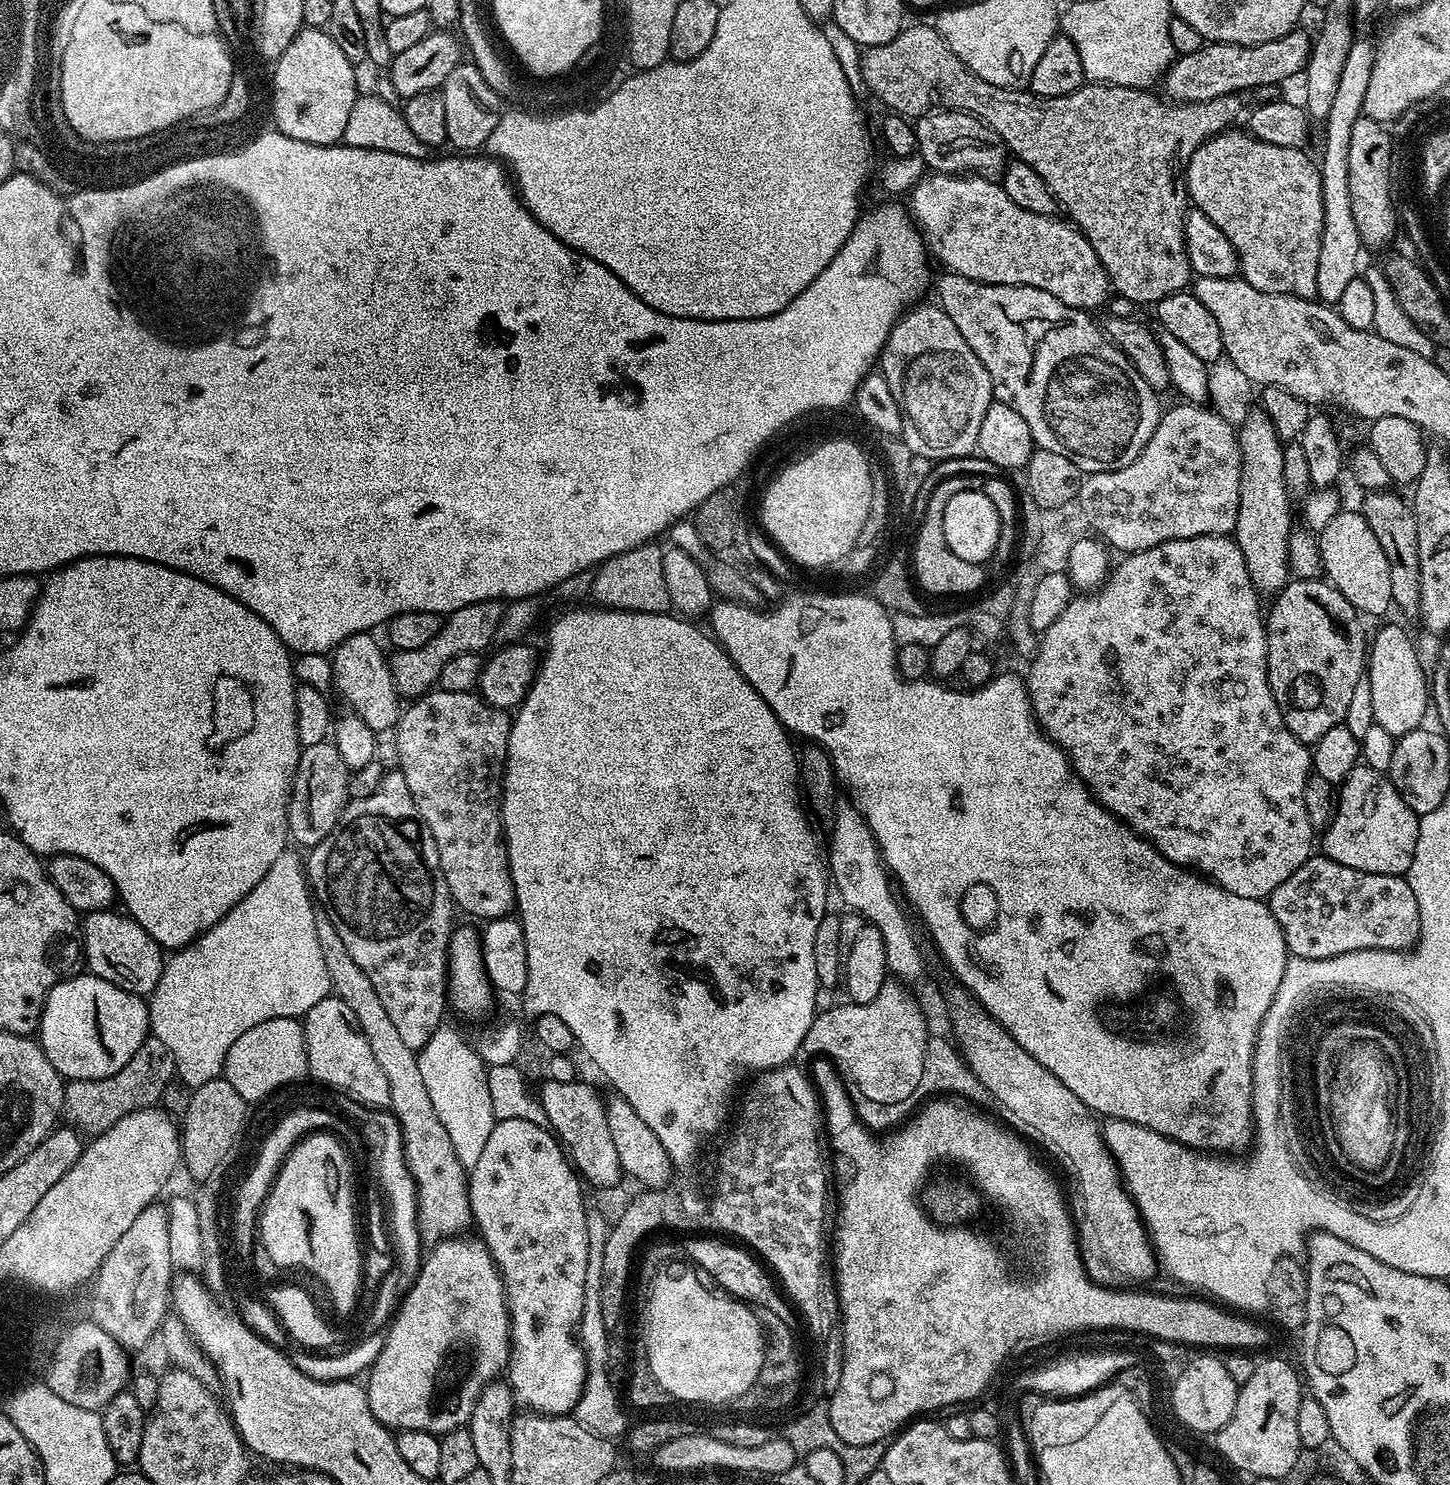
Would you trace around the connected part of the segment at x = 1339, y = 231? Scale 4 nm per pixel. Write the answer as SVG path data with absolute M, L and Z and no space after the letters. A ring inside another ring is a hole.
M1357 39L1350 46L1349 54L1340 64L1342 76L1338 83L1338 92L1331 103L1324 128L1324 161L1319 161L1320 181L1322 182L1322 200L1324 202L1324 229L1322 246L1318 254L1318 282L1316 296L1329 306L1339 305L1346 286L1358 278L1361 271L1360 235L1358 222L1354 222L1354 206L1350 206L1350 130L1358 122L1364 111L1366 90L1370 86L1372 67L1376 61L1373 41Z

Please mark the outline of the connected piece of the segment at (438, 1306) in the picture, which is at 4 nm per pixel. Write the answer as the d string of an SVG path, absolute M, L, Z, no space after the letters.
M467 1236L431 1245L432 1253L423 1257L412 1289L405 1294L390 1321L382 1352L367 1373L368 1405L374 1418L389 1430L443 1434L465 1427L483 1388L508 1367L512 1326L508 1299L504 1297L504 1280L483 1239Z

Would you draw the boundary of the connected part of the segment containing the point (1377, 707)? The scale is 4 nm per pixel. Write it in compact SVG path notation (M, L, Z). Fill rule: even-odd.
M1388 624L1377 630L1373 640L1371 637L1370 647L1366 652L1366 679L1370 682L1370 702L1374 702L1375 724L1382 726L1383 730L1388 730L1392 736L1399 738L1425 723L1424 715L1430 712L1430 680L1426 672L1424 676L1420 656L1406 629Z

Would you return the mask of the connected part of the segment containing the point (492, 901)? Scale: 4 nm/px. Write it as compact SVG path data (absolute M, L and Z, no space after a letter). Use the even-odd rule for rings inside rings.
M429 690L423 696L413 699L412 704L403 709L396 722L394 737L396 736L396 756L400 759L398 771L406 778L406 786L410 786L410 794L414 798L414 806L430 834L434 838L434 846L438 846L438 862L442 866L442 874L446 878L448 892L452 895L453 905L472 916L477 916L480 922L497 920L500 916L507 916L515 909L516 891L512 885L512 875L508 865L508 846L504 843L504 821L500 818L502 803L502 789L504 786L504 765L508 759L508 735L512 729L509 713L497 711L491 704L486 703L475 691L471 692L442 692Z

